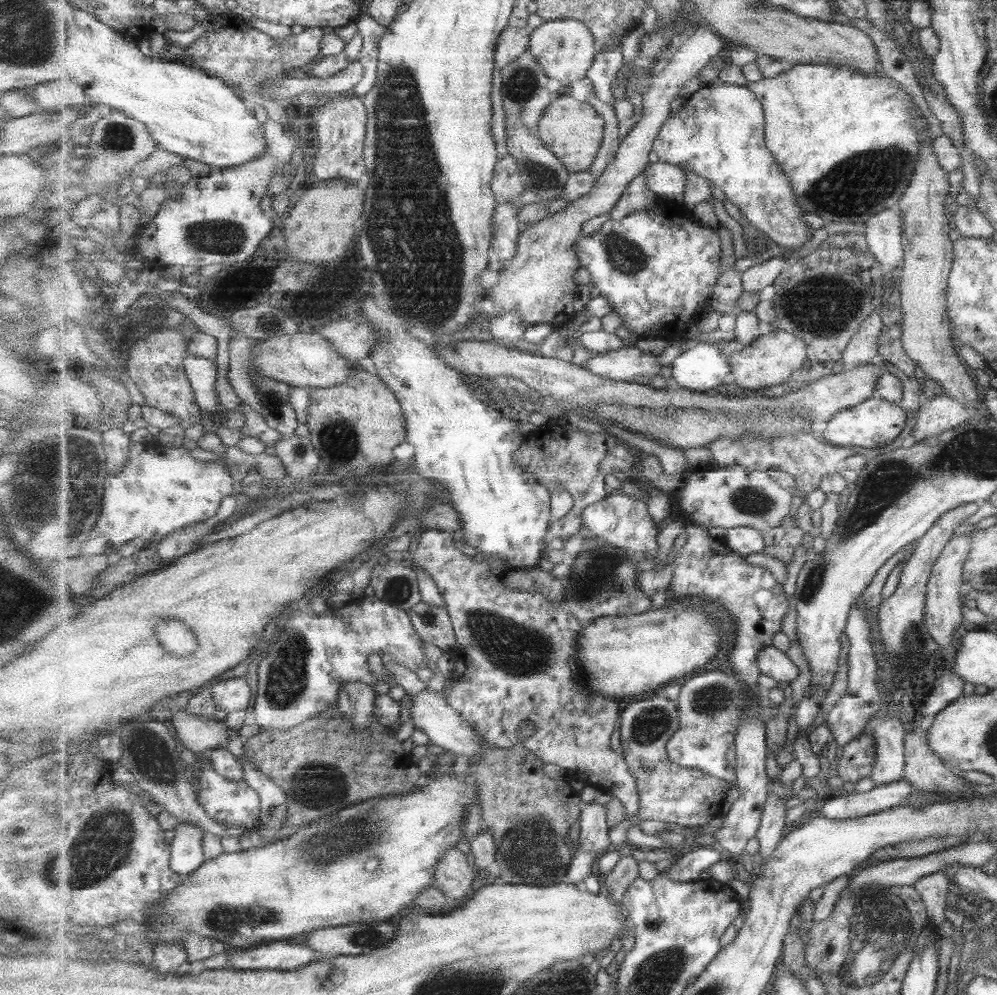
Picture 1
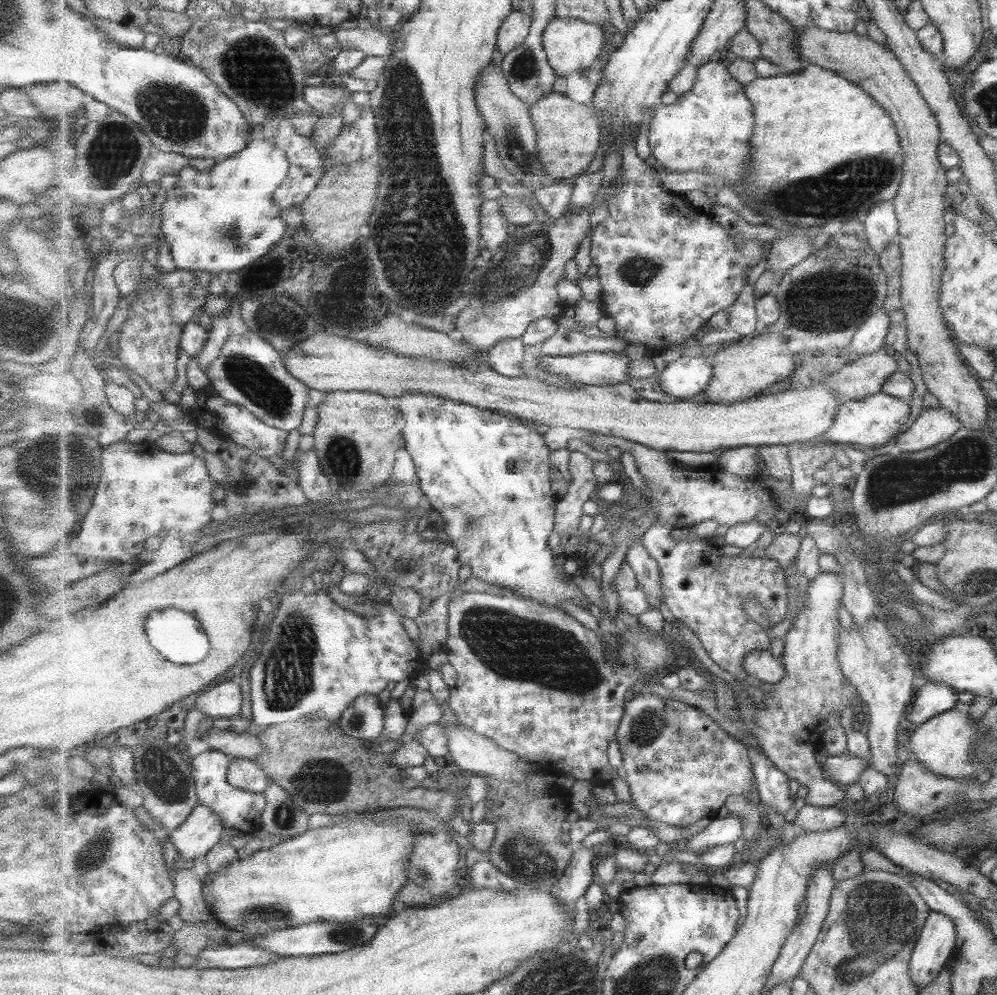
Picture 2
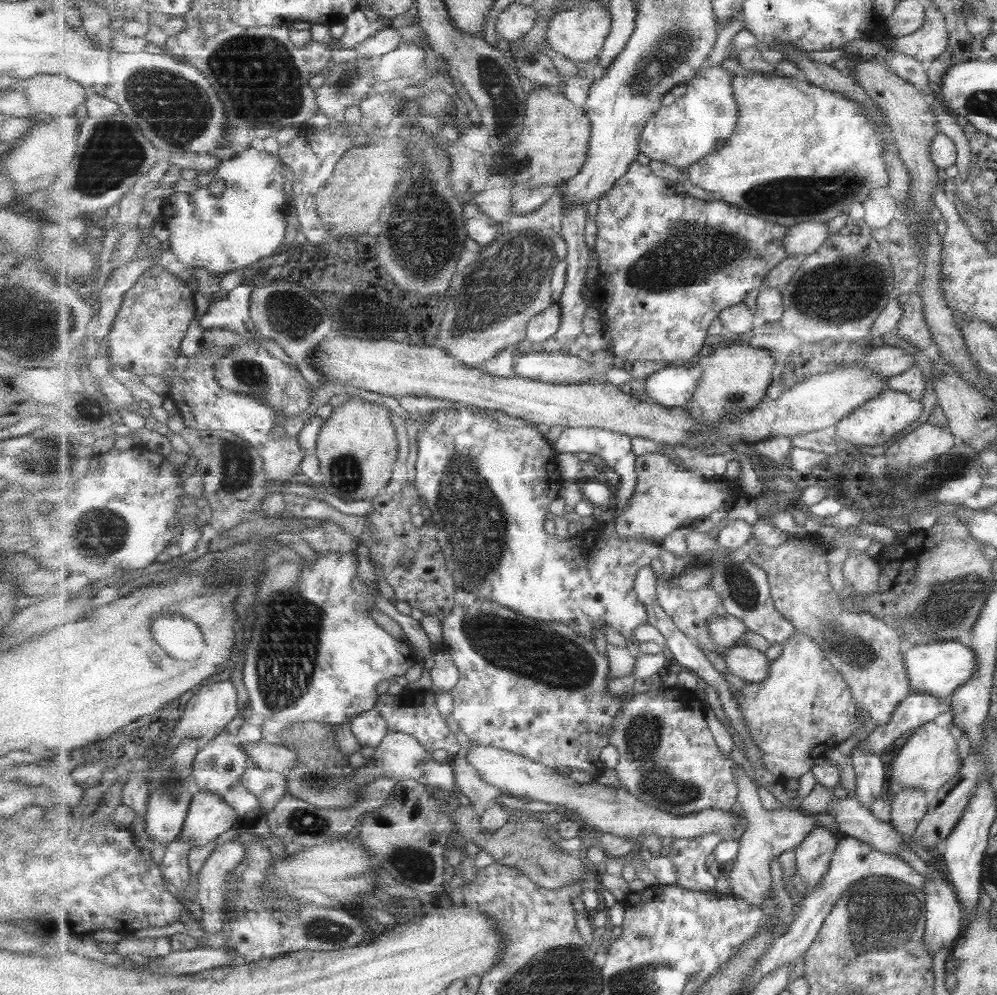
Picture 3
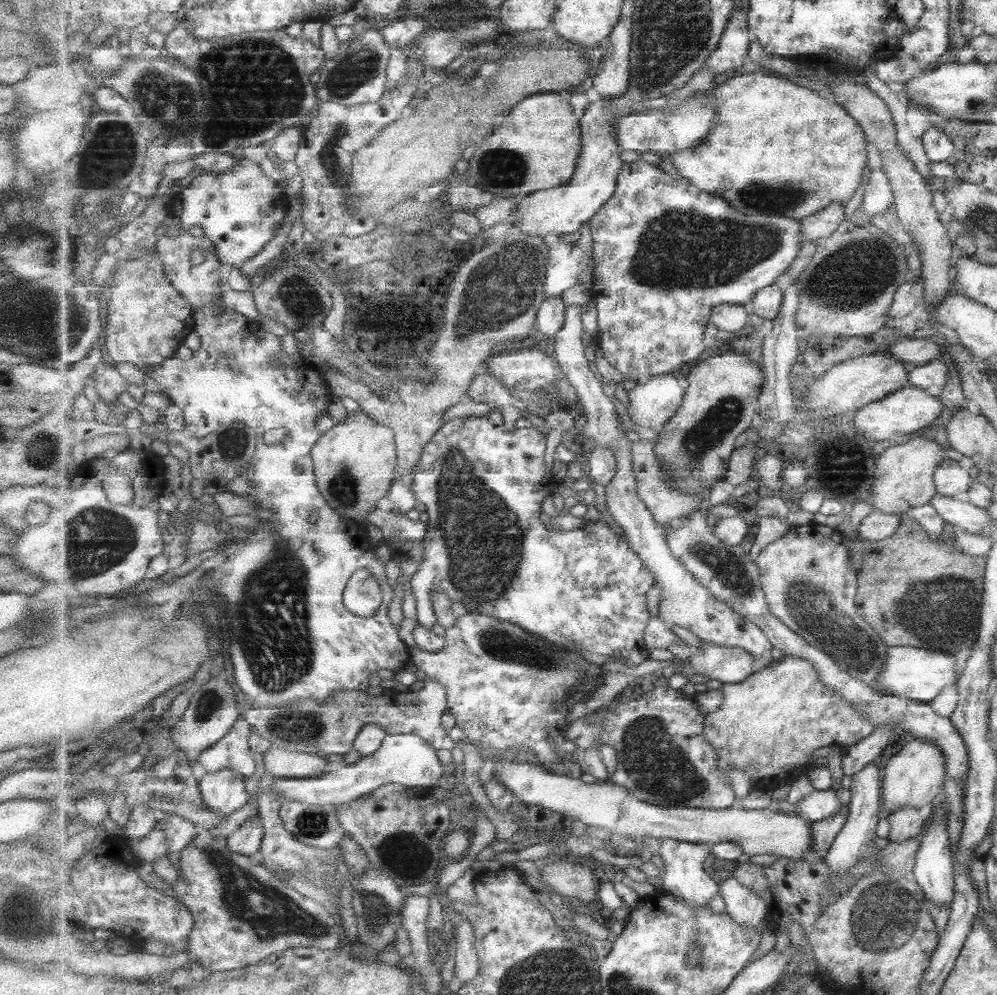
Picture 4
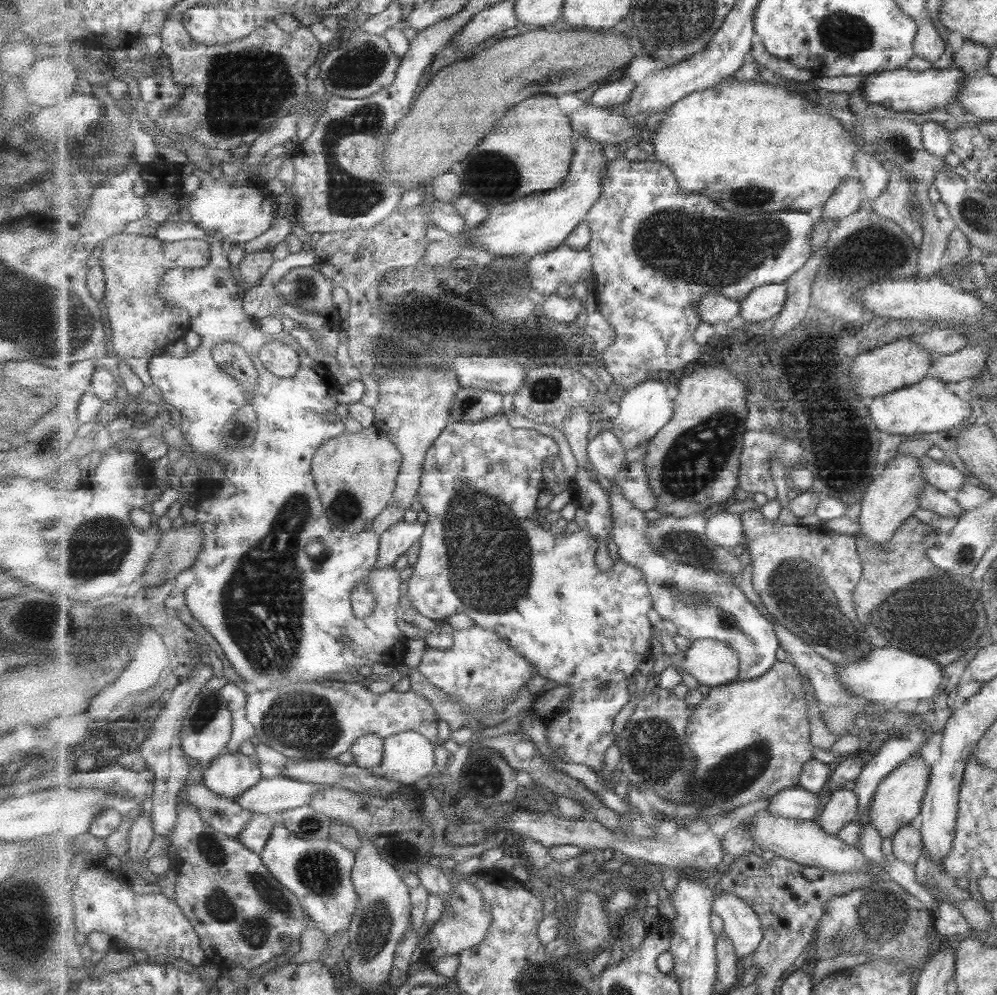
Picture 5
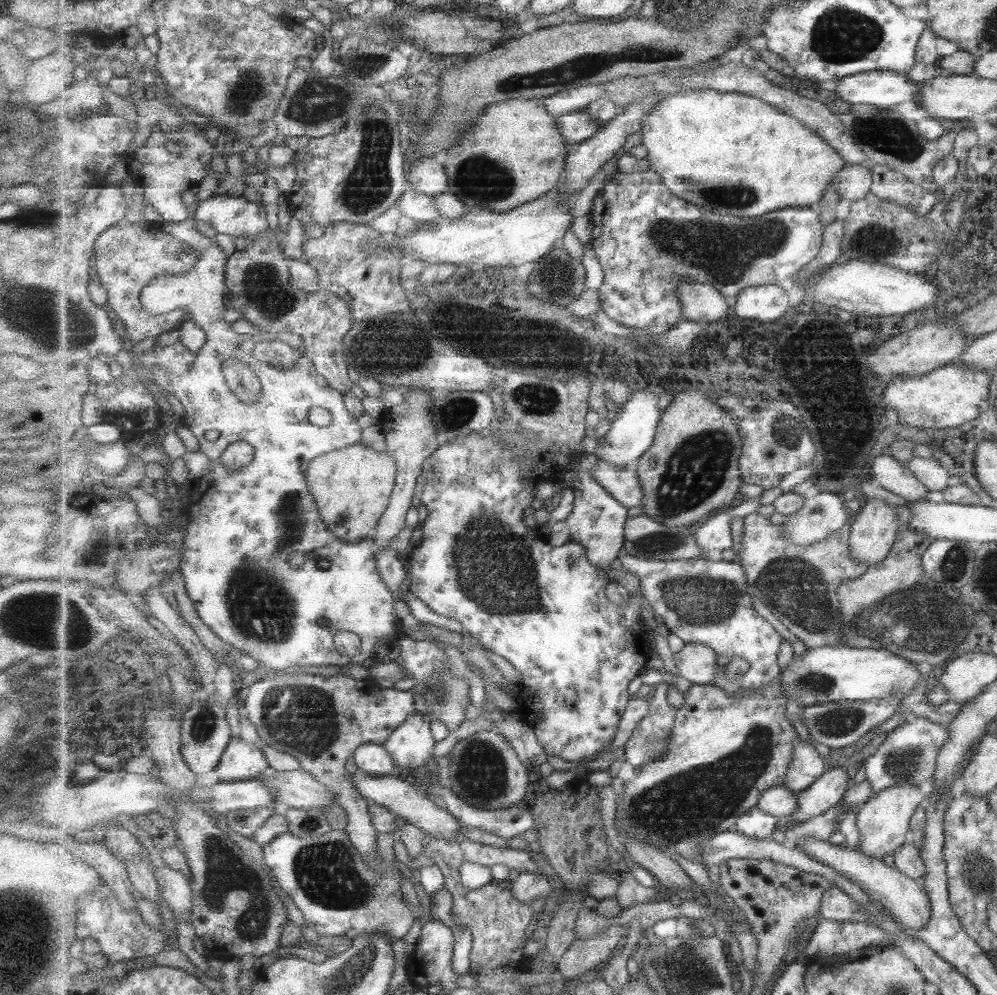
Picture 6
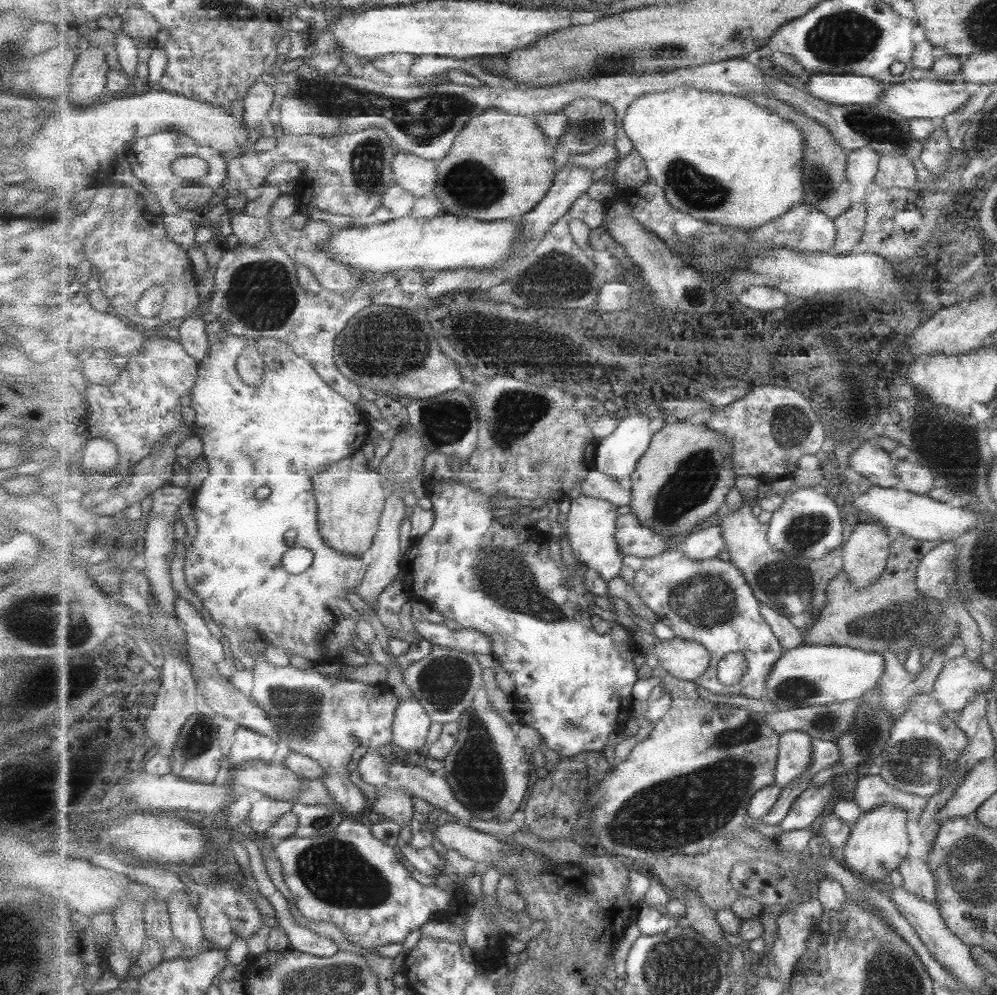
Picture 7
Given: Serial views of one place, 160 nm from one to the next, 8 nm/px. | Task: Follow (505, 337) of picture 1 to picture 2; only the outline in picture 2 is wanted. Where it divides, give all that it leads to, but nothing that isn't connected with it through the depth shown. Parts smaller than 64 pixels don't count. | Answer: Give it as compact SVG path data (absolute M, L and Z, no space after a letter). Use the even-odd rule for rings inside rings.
M521 339L505 340L489 352L489 364L498 372L509 378L523 375L523 358L525 358L525 344Z

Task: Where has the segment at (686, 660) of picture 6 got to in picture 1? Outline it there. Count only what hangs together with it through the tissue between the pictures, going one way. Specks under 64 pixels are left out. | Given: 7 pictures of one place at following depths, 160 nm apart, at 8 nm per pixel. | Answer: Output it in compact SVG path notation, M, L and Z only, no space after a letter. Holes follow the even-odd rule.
M774 645L763 649L757 659L758 667L763 676L770 676L776 682L790 683L799 676L799 668L795 662Z

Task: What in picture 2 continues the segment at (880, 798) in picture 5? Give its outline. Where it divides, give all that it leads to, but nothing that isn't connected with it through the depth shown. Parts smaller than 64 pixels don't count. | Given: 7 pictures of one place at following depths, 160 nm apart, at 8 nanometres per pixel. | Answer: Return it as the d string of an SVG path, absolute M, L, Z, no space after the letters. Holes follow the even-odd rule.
M952 708L918 725L910 736L910 750L927 770L947 778L964 779L978 773L978 766L974 766L971 757L971 746L977 732L978 721L975 721L975 714L971 714L971 710Z

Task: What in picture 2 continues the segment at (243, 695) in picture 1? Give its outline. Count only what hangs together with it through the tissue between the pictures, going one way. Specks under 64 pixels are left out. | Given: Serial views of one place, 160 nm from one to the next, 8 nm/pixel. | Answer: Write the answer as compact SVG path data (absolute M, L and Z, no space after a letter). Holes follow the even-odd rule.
M235 678L202 691L195 699L196 708L213 719L226 718L231 721L241 712L241 702L243 702L243 694L238 683Z

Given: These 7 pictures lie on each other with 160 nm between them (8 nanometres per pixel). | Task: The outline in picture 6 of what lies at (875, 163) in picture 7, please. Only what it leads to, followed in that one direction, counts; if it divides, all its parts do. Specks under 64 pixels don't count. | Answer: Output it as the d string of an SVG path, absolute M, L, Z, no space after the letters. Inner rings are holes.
M847 165L834 178L833 184L843 199L859 200L871 193L874 183L872 169L865 165Z

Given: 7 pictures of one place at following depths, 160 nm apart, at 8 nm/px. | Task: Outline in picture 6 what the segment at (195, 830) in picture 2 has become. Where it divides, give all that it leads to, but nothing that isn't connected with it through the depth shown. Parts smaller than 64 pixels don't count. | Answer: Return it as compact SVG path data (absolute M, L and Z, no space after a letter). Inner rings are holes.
M240 736L233 738L215 773L221 783L253 781L270 771L270 762L263 750L264 743L247 742Z

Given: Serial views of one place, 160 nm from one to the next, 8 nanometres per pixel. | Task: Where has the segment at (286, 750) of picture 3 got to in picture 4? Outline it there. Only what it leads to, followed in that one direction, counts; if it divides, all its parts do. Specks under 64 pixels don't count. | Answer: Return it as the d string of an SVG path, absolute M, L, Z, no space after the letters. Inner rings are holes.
M283 748L270 749L263 758L265 772L275 778L302 779L320 777L335 768L325 757L318 754L291 752Z

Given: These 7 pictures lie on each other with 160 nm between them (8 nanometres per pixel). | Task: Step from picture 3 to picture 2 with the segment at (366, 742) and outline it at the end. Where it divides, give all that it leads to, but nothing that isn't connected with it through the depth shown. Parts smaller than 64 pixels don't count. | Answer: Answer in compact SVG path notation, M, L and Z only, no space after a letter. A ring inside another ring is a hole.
M364 694L338 720L343 731L353 738L380 741L386 728L386 709L373 694Z

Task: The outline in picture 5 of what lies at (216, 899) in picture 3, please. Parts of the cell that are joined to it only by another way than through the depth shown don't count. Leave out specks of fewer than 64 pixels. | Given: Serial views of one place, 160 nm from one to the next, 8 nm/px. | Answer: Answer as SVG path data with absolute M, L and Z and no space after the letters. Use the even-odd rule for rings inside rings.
M253 813L253 819L247 822L245 831L239 834L237 839L243 846L247 846L247 849L261 855L267 842L270 842L277 819L274 815Z

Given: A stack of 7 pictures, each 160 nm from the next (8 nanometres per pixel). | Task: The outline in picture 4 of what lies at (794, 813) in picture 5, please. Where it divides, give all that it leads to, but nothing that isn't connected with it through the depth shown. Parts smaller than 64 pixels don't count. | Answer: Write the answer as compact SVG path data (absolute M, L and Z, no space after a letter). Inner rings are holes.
M817 790L809 793L796 803L799 817L807 818L813 824L837 816L843 810L843 804L835 790Z

